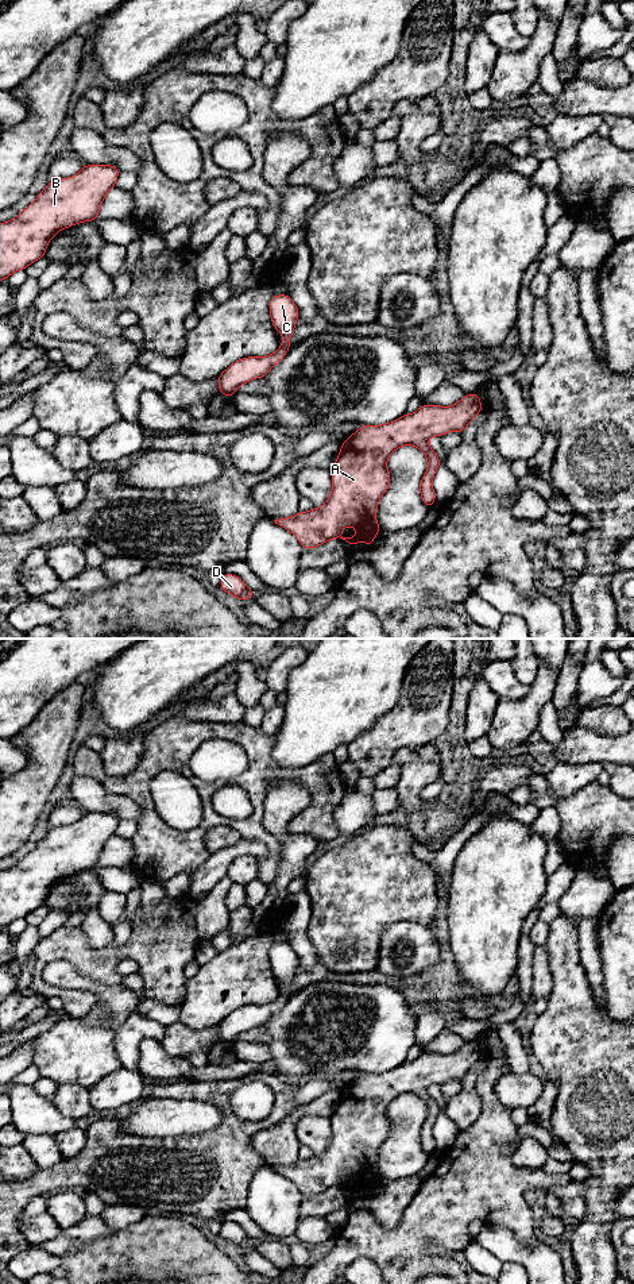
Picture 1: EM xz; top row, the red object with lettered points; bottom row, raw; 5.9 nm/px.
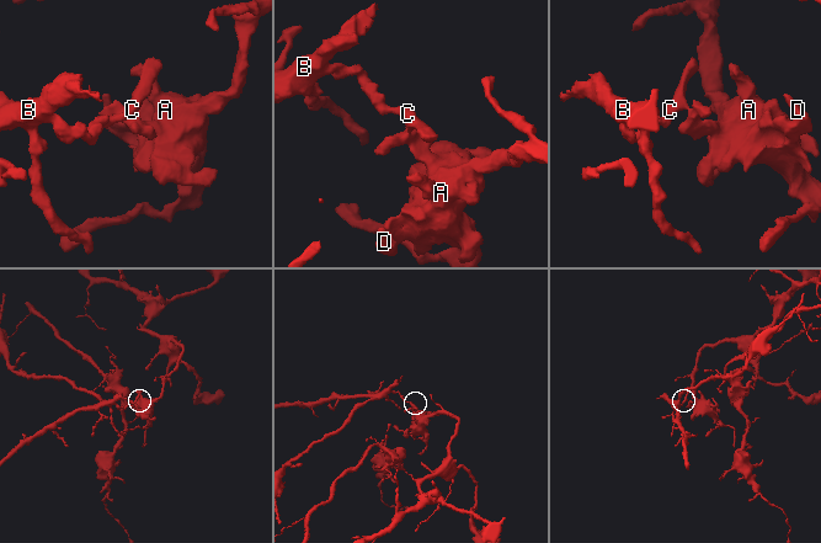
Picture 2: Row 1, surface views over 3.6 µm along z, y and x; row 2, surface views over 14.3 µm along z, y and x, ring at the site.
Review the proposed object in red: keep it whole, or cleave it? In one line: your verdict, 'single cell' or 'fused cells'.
fused cells

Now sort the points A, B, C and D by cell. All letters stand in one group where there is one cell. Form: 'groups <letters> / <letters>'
groups A D / B C

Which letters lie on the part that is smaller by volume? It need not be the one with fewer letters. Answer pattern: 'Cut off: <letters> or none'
Cut off: B, C

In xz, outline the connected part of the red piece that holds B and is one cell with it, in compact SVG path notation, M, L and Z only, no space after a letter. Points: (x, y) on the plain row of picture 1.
M84 813L69 826L50 828L35 849L16 865L0 871L0 930L18 918L26 918L45 906L49 890L65 876L84 870L96 870L107 841L116 833L120 818L112 813Z

